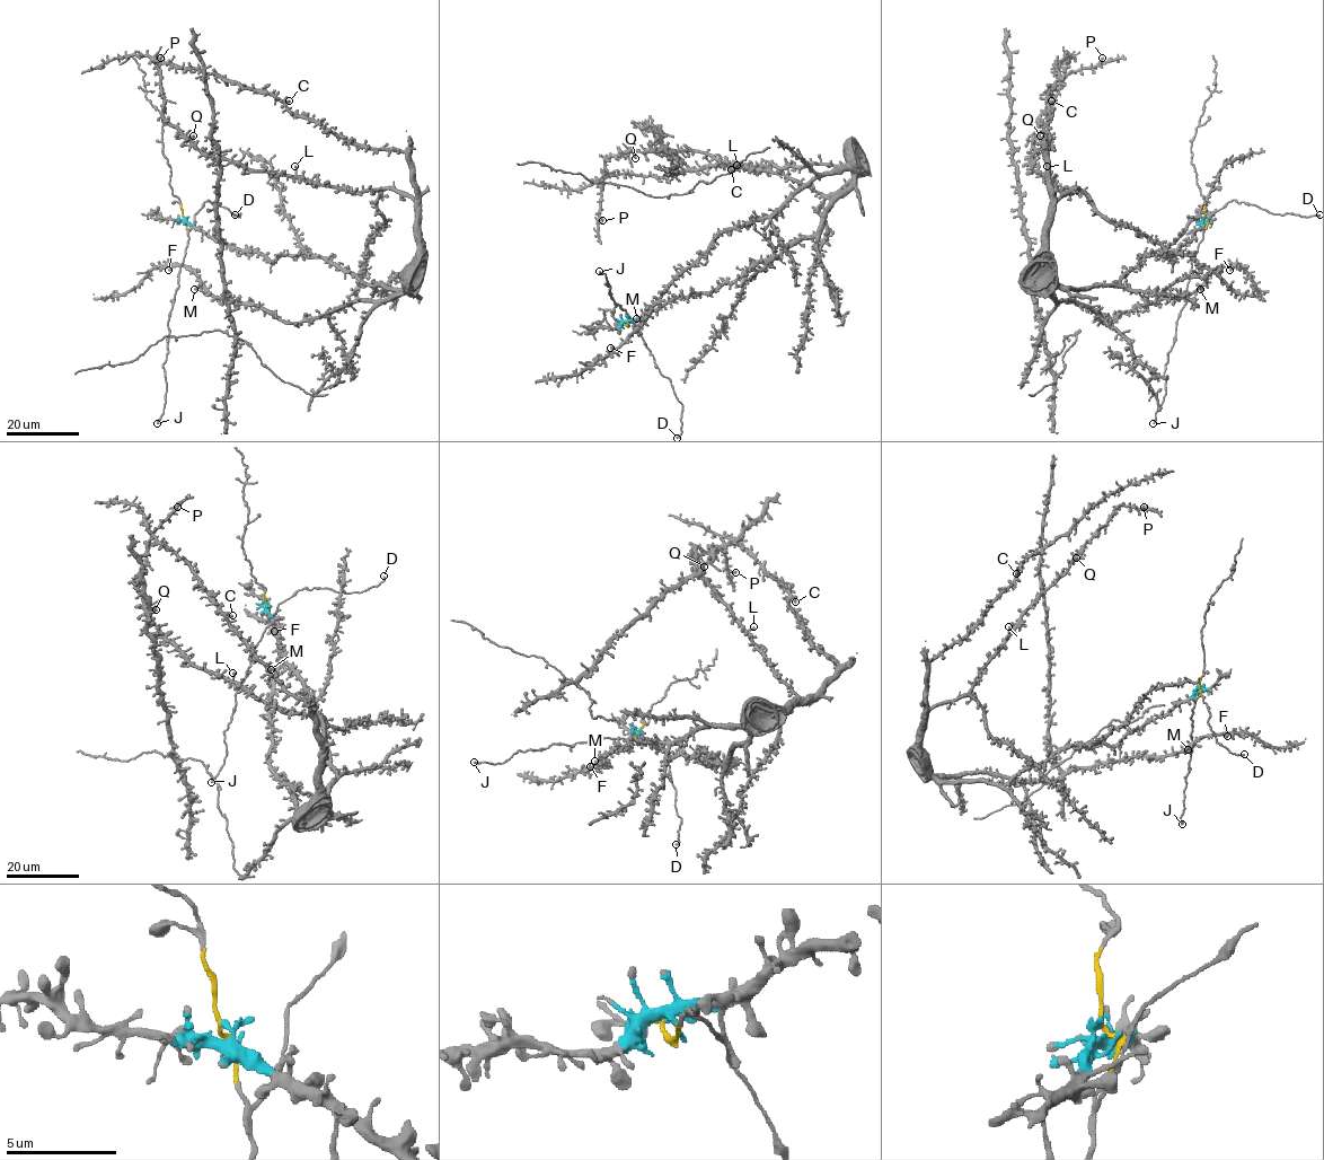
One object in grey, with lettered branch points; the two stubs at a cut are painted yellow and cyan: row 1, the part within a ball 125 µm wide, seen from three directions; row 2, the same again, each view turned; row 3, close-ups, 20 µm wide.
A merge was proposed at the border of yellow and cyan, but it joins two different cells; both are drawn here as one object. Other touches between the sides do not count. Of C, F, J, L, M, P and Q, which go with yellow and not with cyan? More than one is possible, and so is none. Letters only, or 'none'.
J

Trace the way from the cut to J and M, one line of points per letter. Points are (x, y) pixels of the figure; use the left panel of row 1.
J: (183, 217), (188, 239), (167, 322), (168, 342), (162, 365), (167, 393), (158, 423)
M: (184, 217), (215, 239), (271, 260), (315, 254), (370, 284), (411, 288), (299, 323), (194, 289)

